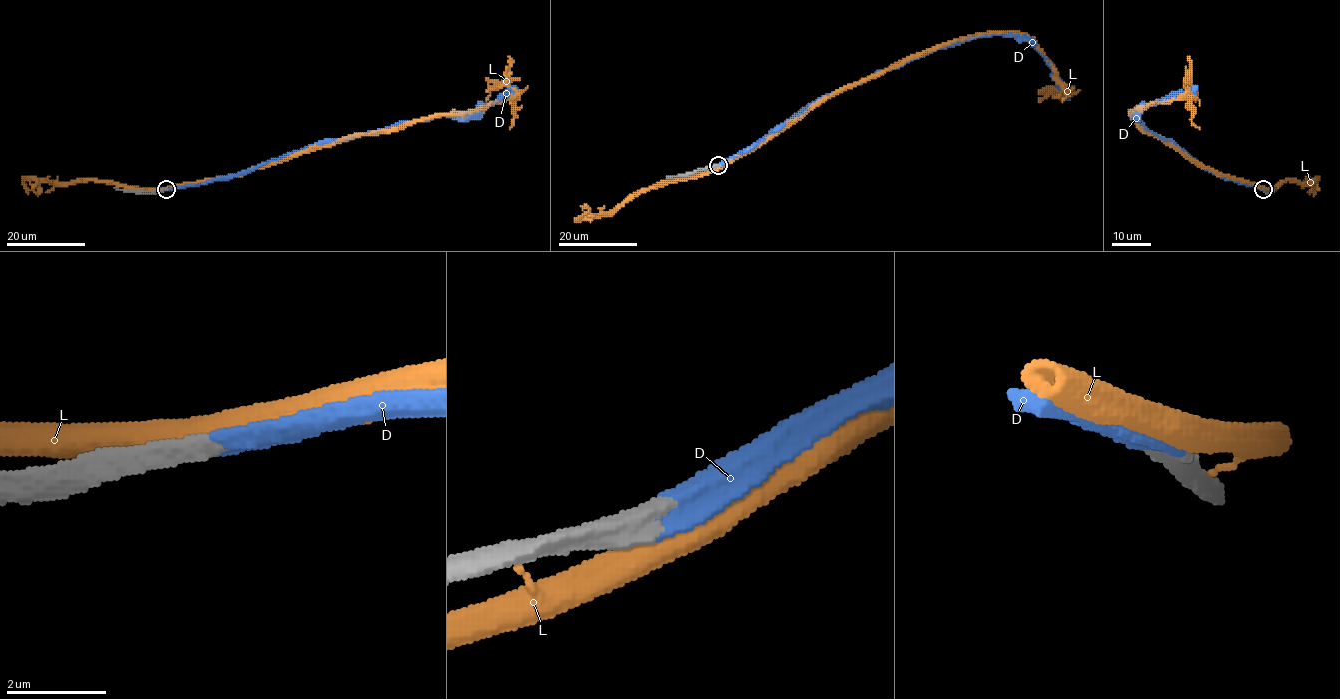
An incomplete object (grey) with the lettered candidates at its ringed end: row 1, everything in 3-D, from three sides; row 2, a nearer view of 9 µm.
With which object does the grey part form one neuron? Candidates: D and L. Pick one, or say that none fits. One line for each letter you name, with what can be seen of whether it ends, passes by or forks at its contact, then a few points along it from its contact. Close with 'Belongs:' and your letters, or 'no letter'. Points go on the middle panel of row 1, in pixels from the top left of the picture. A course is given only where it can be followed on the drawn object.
D: It ends there. Its course: (718, 165), (840, 90), (981, 36), (1024, 35), (1051, 67), (1068, 100)
Belongs: D

